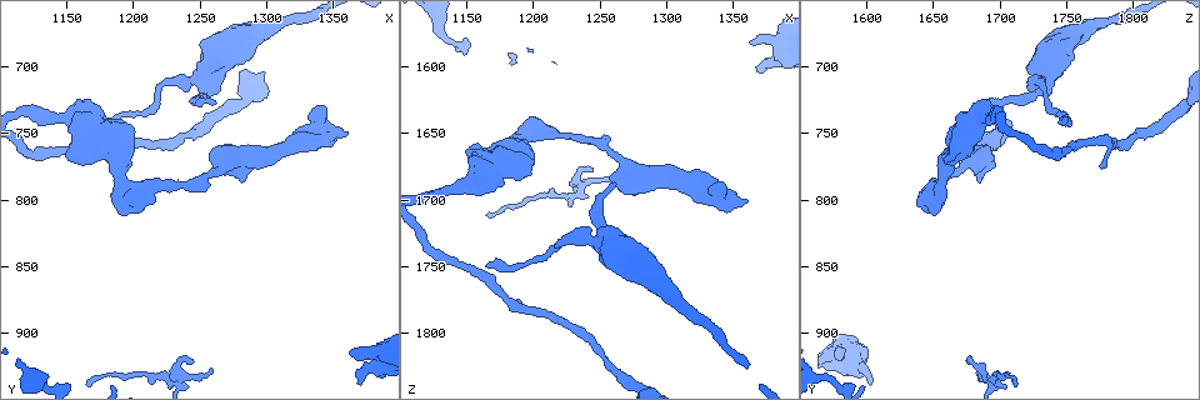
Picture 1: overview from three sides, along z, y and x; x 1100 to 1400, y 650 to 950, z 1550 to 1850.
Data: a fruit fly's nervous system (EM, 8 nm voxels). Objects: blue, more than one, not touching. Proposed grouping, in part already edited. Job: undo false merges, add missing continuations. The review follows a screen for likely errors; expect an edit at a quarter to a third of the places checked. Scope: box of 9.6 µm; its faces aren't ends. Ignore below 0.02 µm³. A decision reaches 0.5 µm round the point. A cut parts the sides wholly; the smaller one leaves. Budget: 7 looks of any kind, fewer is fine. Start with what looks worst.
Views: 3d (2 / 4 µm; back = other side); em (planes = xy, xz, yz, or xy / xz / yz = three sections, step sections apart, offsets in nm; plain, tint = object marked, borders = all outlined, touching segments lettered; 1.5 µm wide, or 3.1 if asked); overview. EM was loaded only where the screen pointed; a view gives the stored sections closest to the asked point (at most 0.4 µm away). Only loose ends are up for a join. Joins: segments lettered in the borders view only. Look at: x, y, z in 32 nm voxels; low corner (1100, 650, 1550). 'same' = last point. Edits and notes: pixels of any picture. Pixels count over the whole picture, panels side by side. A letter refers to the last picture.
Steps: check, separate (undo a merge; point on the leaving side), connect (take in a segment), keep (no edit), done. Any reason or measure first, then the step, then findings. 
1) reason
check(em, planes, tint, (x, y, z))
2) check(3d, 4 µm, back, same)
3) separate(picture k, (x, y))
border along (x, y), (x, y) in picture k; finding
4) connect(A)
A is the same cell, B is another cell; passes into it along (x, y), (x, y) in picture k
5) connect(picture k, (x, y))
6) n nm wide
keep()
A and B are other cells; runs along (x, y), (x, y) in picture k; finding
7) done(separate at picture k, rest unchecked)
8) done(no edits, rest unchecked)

tapers out
check(3d, 4 µm, (1262, 726, 1686))

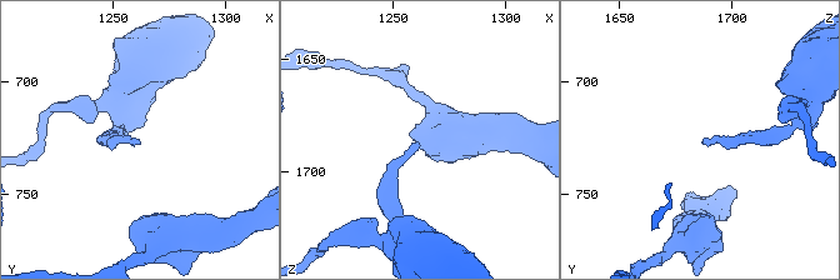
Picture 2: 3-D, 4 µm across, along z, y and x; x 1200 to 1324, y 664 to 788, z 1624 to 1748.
check(em, planes, borders, (1261, 728, 1688))

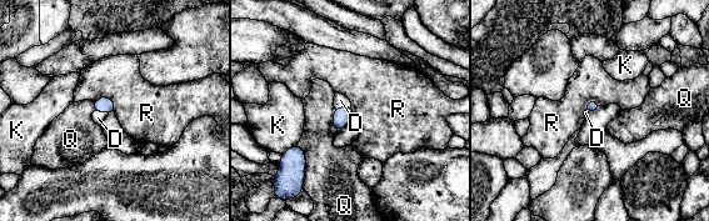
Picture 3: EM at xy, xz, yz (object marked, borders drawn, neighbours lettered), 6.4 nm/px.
connect(D)
D is the same cell, K, Q and R are other cells; it goes on there

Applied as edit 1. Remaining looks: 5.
check(overview)

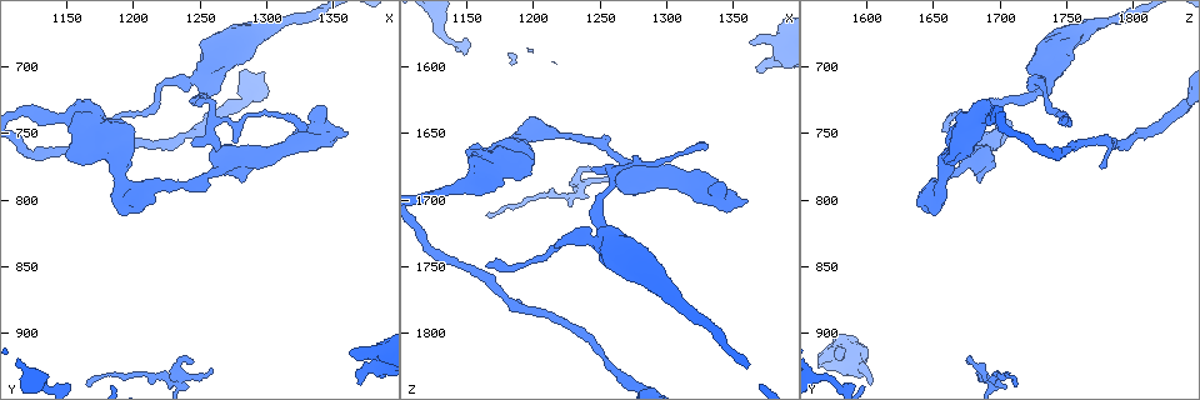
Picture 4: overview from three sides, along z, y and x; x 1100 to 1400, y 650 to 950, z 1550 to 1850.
free end
check(3d, 2 µm, (1188, 776, 1776))

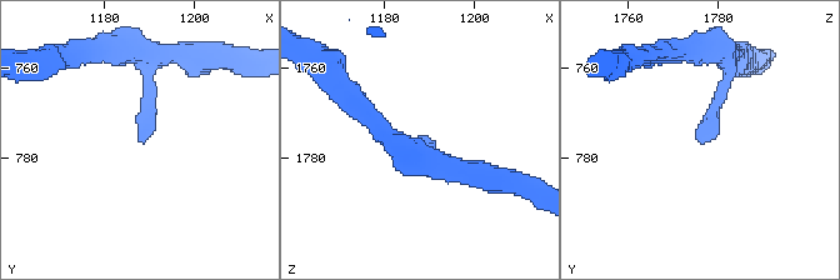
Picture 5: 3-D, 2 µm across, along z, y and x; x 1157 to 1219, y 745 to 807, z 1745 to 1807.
check(em, planes, plain, (1189, 776, 1777))

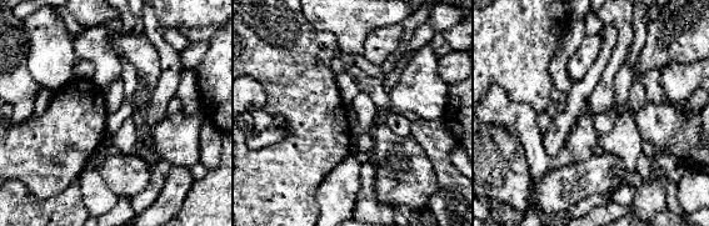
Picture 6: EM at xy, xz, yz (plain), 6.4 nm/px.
check(em, planes, borders, same)

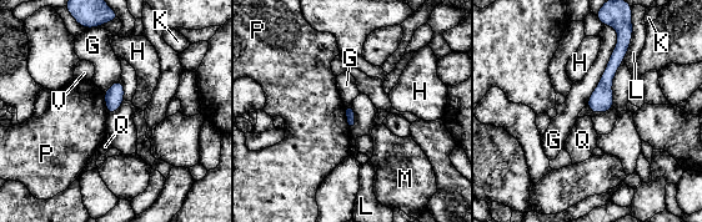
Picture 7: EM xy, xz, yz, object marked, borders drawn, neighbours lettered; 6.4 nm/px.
G touches over 550 nm
keep()
G, H, K, L, M, P, Q and V are other cells; none of them fits

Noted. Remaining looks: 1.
done(connect at picture 3, rest unchecked)

